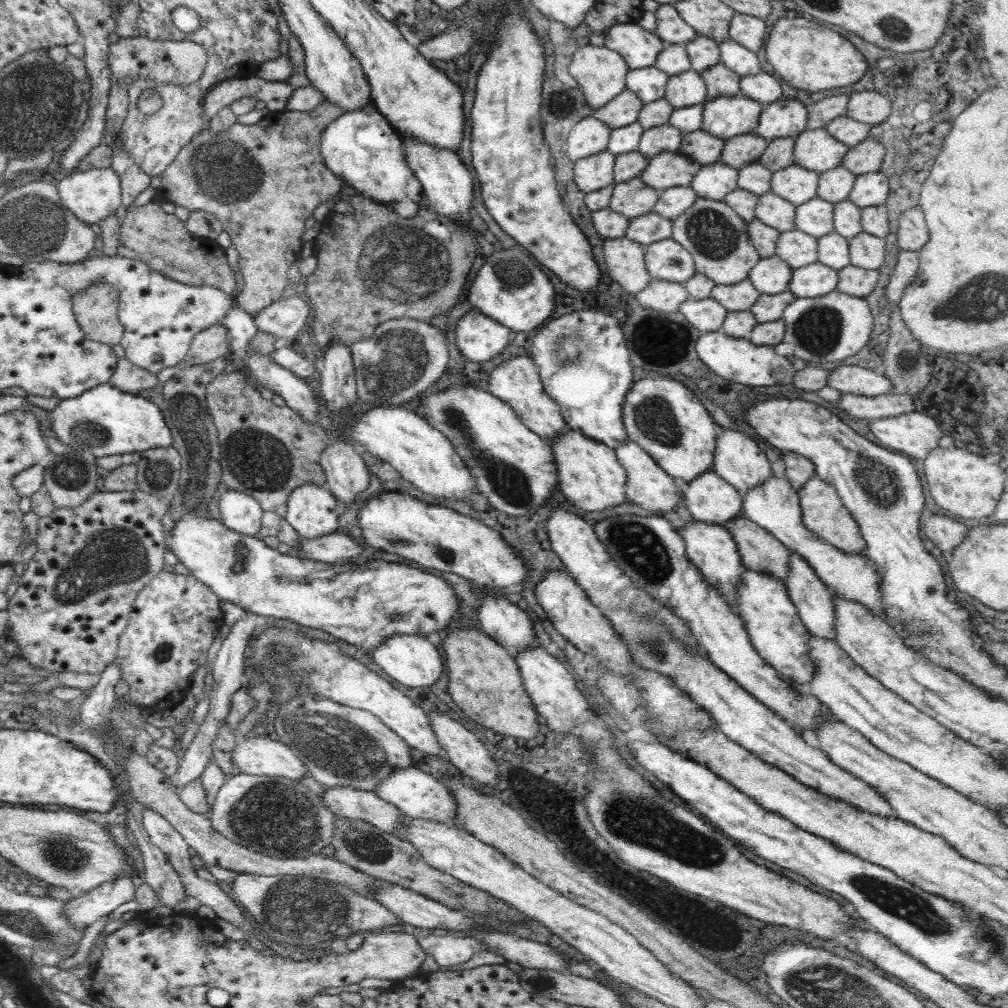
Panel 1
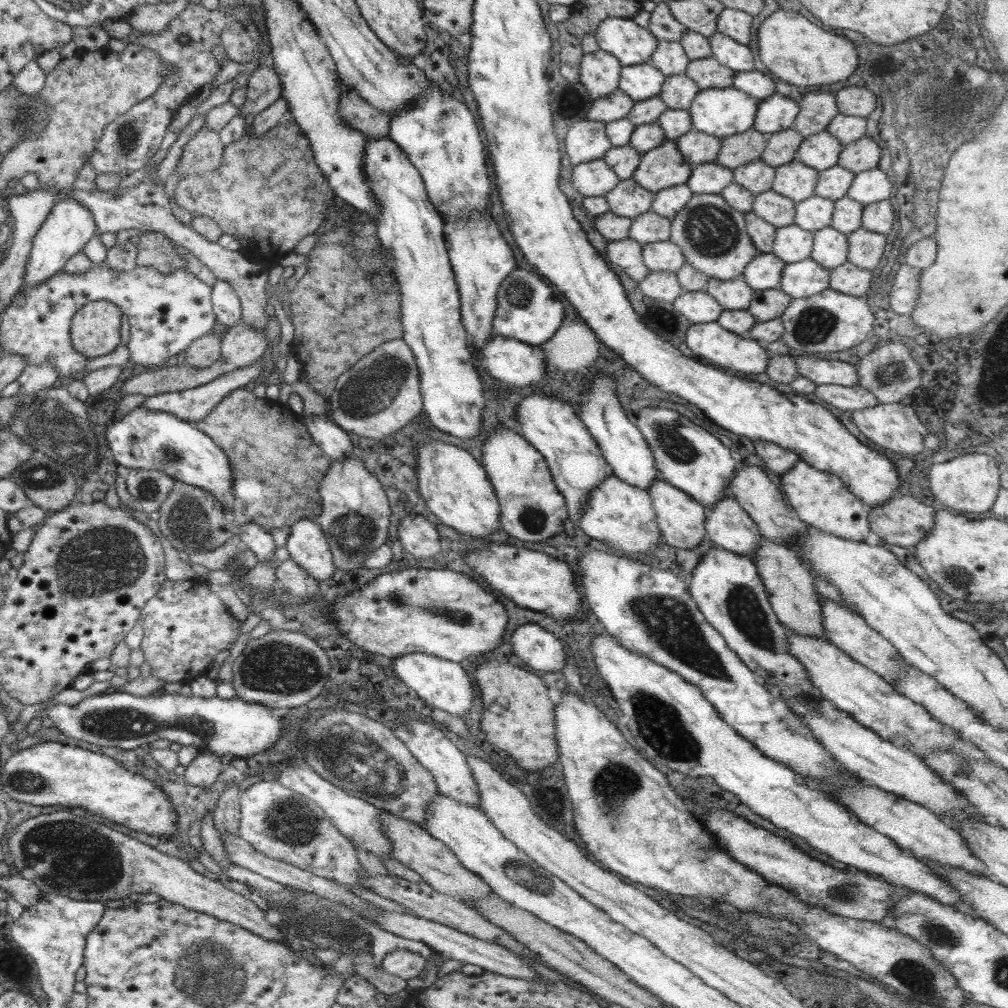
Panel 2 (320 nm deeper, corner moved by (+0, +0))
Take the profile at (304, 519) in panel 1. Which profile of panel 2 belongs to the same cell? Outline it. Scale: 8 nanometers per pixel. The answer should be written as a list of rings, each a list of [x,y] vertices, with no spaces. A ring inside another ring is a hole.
[[[301,518],[292,526],[286,550],[318,583],[332,578],[336,568],[328,541],[320,525],[312,518]]]

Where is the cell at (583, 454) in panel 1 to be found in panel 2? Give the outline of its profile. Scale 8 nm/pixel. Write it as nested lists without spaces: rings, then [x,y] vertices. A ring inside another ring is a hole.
[[[610,473],[597,490],[591,492],[586,503],[580,528],[594,540],[628,554],[651,554],[657,548],[661,532],[649,492],[630,486]]]

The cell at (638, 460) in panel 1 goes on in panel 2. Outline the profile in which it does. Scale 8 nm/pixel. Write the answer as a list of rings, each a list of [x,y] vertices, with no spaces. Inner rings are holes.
[[[660,476],[654,479],[647,491],[652,499],[661,538],[664,539],[664,542],[674,548],[696,548],[706,535],[705,524],[711,510],[702,506],[679,488],[668,484]]]

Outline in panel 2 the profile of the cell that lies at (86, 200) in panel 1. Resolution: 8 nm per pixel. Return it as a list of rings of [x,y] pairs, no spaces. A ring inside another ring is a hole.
[[[61,193],[50,215],[33,238],[25,268],[24,285],[30,285],[30,287],[40,285],[56,273],[62,272],[68,260],[82,251],[86,243],[95,236],[96,229],[92,213],[84,205],[80,205],[78,201],[74,201],[74,199],[70,199],[70,196]]]

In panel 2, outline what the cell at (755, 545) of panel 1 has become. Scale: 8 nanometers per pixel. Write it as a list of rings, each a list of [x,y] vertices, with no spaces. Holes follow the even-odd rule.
[[[761,537],[761,544],[752,560],[762,577],[770,606],[782,626],[799,636],[822,638],[822,599],[815,590],[813,575],[797,553],[785,545],[774,544],[771,540]]]

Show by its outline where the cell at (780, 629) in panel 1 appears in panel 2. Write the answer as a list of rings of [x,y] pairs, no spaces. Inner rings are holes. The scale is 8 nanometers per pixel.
[[[788,632],[788,652],[802,663],[809,674],[810,684],[822,700],[829,700],[852,718],[878,733],[886,741],[906,747],[919,757],[927,756],[933,750],[949,748],[963,756],[964,761],[988,761],[989,756],[977,746],[963,741],[950,727],[938,722],[921,704],[894,691],[894,686],[869,668],[858,664],[823,637],[799,636]]]

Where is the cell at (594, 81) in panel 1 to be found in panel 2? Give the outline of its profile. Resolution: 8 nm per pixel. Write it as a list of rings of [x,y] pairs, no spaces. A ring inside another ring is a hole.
[[[605,50],[583,54],[581,58],[580,80],[593,100],[606,96],[618,89],[620,61]]]

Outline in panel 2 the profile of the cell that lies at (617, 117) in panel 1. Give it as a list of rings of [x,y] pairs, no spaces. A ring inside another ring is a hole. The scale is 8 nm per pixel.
[[[620,89],[614,90],[606,96],[597,98],[588,110],[586,119],[612,122],[627,116],[635,100],[632,100],[625,92]]]

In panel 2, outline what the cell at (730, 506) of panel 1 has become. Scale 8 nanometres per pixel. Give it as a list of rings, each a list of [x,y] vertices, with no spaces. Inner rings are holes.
[[[730,494],[716,503],[706,519],[706,535],[718,547],[750,559],[761,544],[761,534],[750,515]]]

